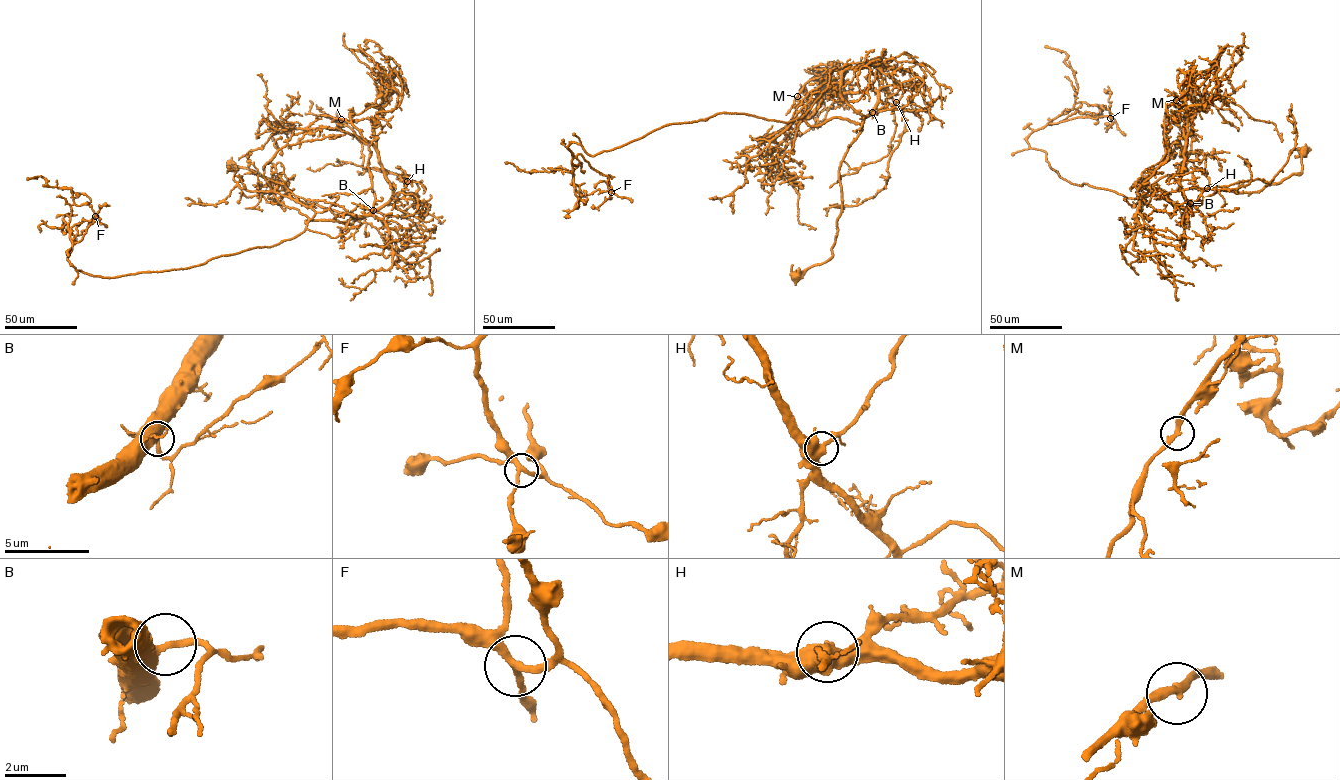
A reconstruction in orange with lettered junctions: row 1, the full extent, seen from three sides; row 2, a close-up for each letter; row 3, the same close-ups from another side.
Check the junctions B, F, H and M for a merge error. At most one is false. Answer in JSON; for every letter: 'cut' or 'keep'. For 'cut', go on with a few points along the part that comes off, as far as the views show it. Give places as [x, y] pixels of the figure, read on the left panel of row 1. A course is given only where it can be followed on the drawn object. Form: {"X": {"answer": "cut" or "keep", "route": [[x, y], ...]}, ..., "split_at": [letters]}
{"B": {"answer": "keep"}, "F": {"answer": "keep"}, "H": {"answer": "keep"}, "M": {"answer": "keep"}, "split_at": []}

